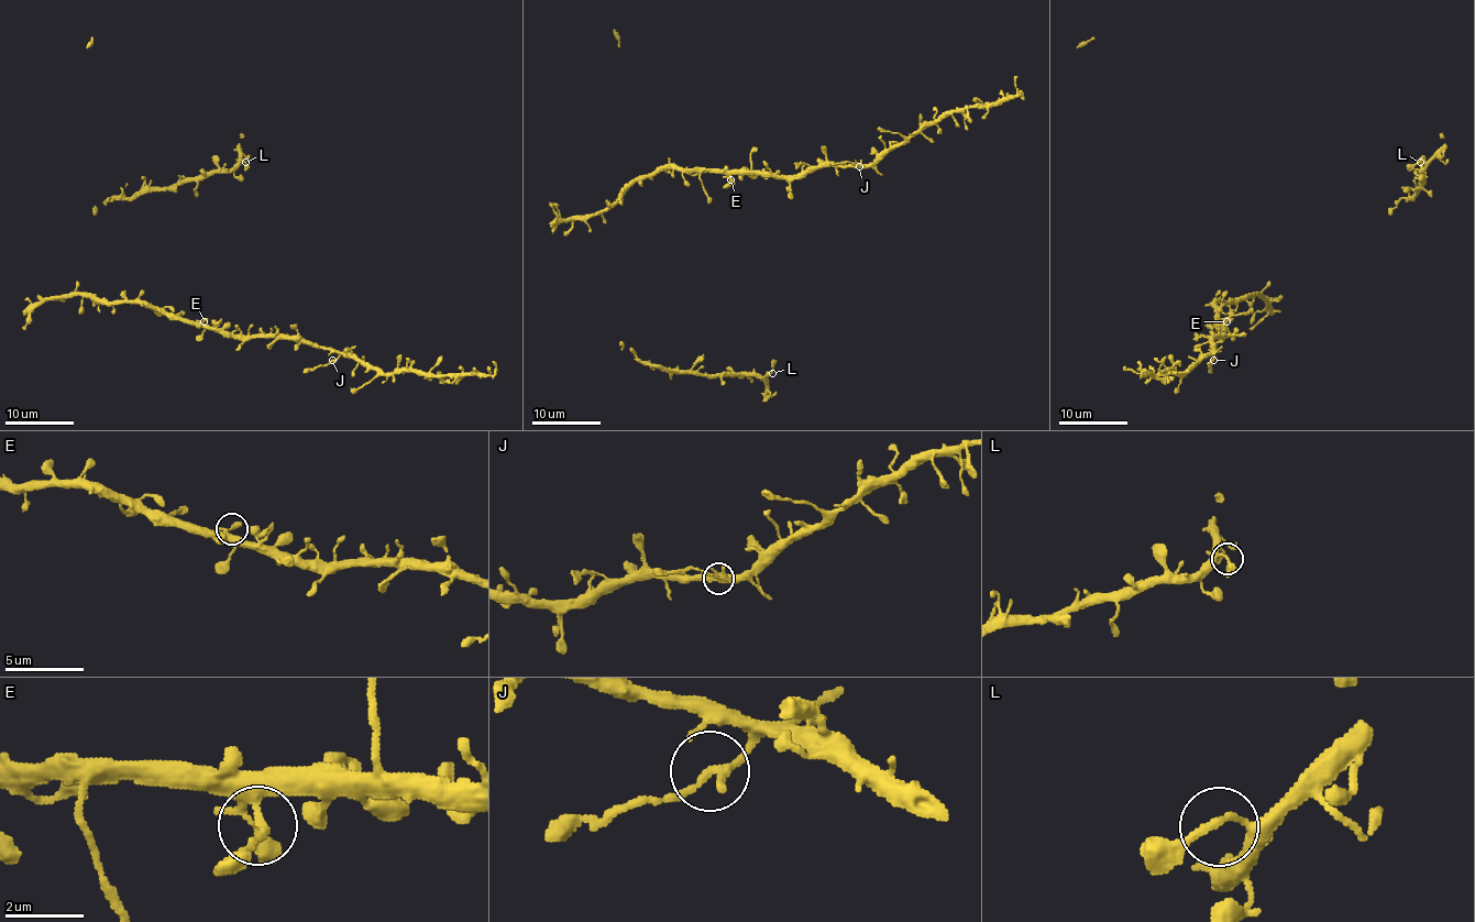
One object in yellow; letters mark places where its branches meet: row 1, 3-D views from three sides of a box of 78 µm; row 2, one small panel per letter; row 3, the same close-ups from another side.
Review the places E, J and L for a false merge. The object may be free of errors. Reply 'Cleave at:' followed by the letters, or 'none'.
Cleave at: J

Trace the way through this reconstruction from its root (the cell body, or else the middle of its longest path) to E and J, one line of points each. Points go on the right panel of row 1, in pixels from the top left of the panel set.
E: (1220, 302), (1215, 302), (1215, 316), (1221, 322), (1226, 321)
J: (1220, 302), (1215, 302), (1215, 319), (1223, 335), (1212, 342), (1212, 361)

